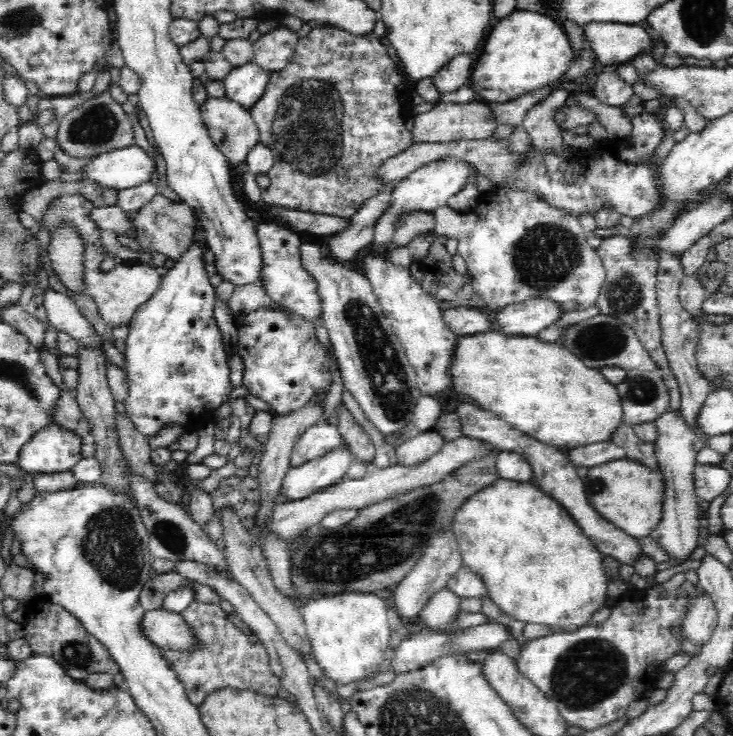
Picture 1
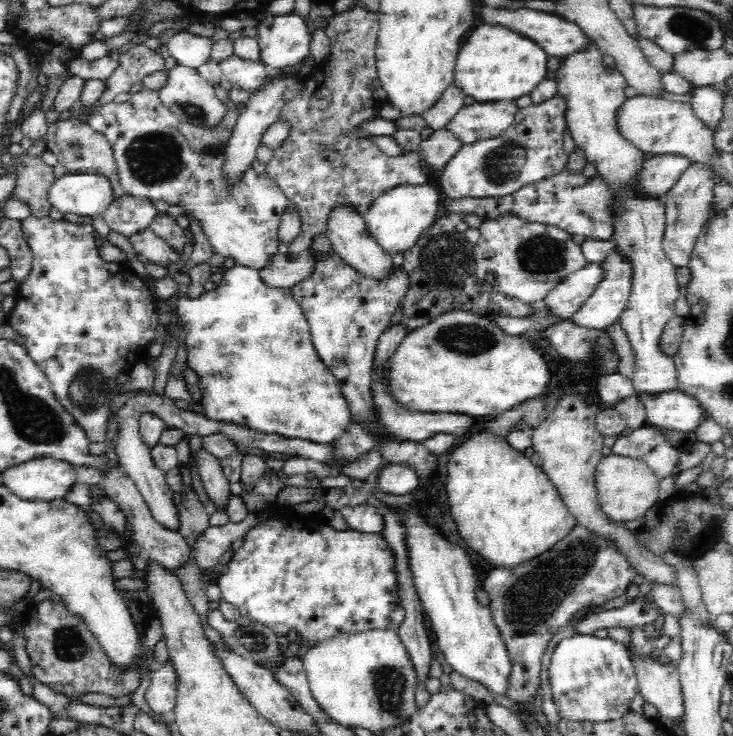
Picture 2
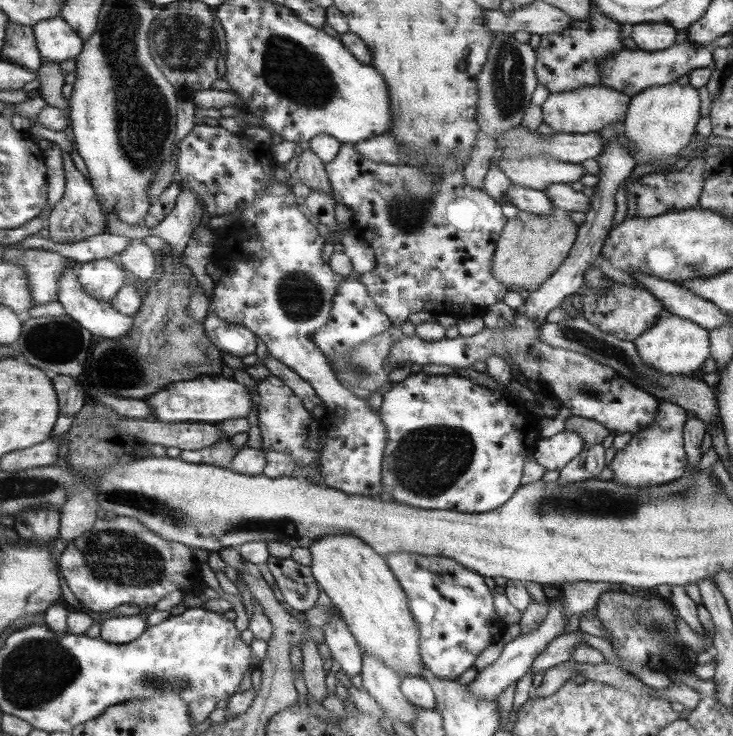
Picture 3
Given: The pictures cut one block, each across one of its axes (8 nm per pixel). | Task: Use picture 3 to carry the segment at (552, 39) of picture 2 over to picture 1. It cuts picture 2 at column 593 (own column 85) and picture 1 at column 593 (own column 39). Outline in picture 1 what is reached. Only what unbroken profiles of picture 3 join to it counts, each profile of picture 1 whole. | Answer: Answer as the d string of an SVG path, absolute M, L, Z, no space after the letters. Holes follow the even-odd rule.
M588 23L583 28L583 34L593 46L592 50L598 57L600 68L631 62L635 56L640 55L642 52L649 52L646 49L652 46L652 40L648 32L642 26L635 24Z

